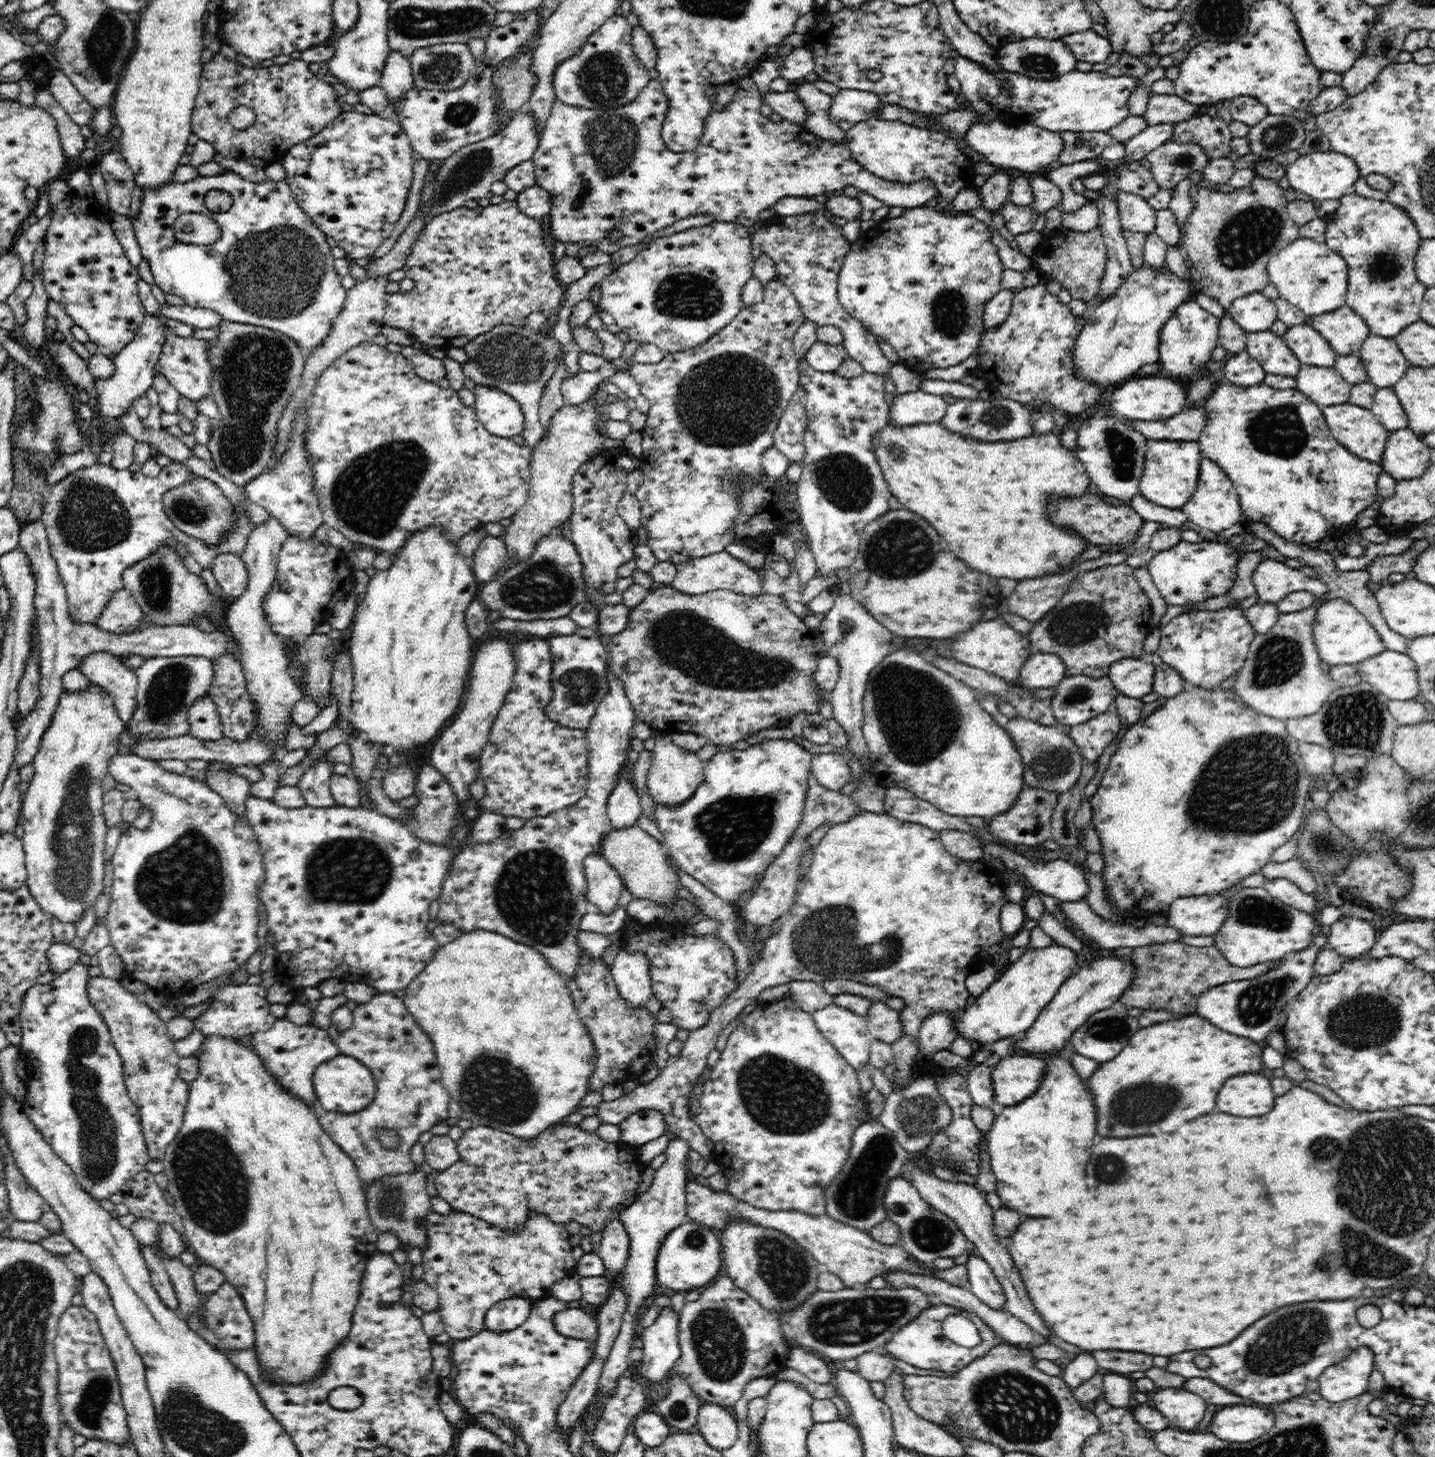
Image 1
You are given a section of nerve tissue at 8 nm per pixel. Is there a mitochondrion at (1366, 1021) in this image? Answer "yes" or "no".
yes

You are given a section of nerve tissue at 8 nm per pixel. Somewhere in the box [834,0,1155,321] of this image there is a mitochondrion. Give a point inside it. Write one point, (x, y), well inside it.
(1045, 64)

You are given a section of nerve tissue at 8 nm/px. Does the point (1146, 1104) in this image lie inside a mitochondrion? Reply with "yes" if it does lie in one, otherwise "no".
yes

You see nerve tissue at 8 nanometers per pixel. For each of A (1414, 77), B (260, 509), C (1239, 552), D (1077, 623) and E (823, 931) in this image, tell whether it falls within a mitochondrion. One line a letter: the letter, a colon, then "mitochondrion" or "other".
A: other
B: other
C: other
D: mitochondrion
E: mitochondrion

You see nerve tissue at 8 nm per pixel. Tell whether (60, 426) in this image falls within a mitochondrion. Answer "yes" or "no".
no

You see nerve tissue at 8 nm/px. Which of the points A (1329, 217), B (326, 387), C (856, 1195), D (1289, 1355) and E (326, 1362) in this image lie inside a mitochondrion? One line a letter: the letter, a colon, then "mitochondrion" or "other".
A: other
B: other
C: mitochondrion
D: mitochondrion
E: other

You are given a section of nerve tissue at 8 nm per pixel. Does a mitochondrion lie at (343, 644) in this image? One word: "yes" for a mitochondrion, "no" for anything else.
no

